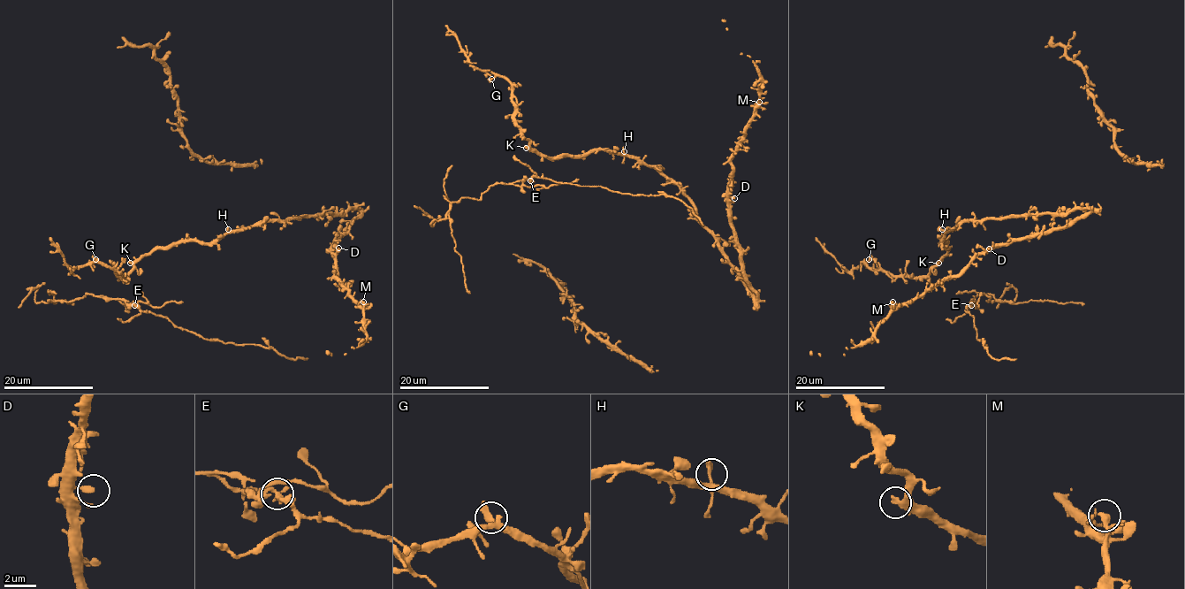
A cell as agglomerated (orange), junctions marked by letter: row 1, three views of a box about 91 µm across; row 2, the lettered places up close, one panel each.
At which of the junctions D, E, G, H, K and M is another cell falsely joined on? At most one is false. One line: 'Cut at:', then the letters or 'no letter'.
Cut at: E

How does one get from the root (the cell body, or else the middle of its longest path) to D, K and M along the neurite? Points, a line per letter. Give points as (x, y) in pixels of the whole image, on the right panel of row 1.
D: (1003, 218), (1067, 213), (1074, 209), (1090, 210), (1066, 225), (1014, 241), (995, 244), (989, 248)
K: (1003, 218), (963, 220), (945, 233), (940, 242), (943, 240), (946, 242), (947, 253), (938, 263)
M: (1003, 218), (1090, 210), (1066, 225), (995, 244), (980, 253), (959, 274), (944, 278), (906, 302), (892, 302)

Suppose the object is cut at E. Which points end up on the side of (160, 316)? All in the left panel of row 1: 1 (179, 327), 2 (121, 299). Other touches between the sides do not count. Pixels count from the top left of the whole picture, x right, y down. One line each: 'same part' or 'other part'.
1: same part
2: other part

